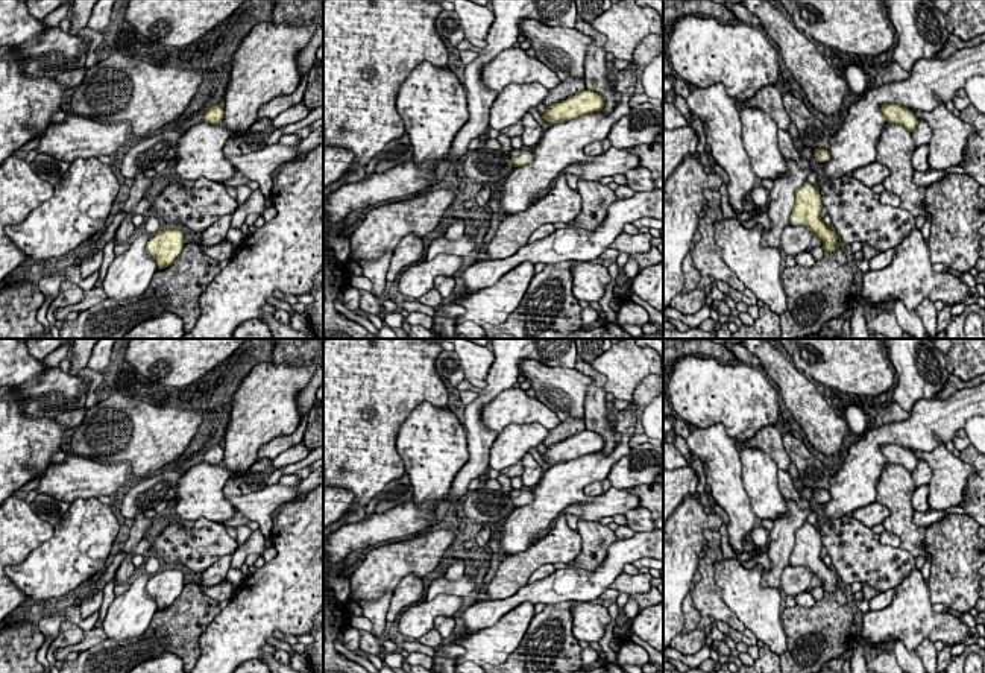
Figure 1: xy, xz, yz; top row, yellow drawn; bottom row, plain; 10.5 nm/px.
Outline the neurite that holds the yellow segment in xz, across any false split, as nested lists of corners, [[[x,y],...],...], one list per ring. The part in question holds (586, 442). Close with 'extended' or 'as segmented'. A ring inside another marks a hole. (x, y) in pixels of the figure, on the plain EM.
[[[584,430],[559,444],[546,447],[543,462],[565,463],[604,450],[604,438],[592,430]]]; as segmented

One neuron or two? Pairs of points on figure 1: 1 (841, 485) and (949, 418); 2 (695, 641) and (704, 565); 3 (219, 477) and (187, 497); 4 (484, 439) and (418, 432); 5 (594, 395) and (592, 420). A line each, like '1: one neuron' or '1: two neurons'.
1: one neuron
2: one neuron
3: one neuron
4: two neurons
5: one neuron

